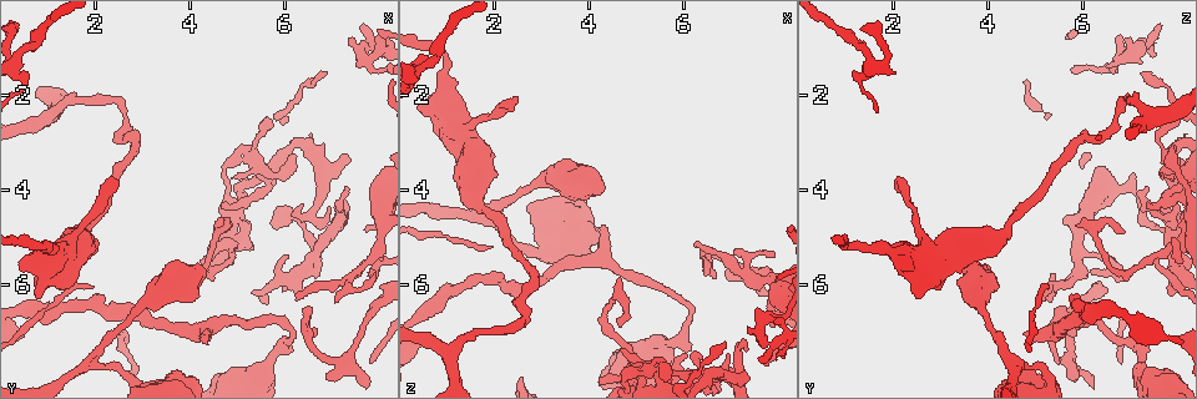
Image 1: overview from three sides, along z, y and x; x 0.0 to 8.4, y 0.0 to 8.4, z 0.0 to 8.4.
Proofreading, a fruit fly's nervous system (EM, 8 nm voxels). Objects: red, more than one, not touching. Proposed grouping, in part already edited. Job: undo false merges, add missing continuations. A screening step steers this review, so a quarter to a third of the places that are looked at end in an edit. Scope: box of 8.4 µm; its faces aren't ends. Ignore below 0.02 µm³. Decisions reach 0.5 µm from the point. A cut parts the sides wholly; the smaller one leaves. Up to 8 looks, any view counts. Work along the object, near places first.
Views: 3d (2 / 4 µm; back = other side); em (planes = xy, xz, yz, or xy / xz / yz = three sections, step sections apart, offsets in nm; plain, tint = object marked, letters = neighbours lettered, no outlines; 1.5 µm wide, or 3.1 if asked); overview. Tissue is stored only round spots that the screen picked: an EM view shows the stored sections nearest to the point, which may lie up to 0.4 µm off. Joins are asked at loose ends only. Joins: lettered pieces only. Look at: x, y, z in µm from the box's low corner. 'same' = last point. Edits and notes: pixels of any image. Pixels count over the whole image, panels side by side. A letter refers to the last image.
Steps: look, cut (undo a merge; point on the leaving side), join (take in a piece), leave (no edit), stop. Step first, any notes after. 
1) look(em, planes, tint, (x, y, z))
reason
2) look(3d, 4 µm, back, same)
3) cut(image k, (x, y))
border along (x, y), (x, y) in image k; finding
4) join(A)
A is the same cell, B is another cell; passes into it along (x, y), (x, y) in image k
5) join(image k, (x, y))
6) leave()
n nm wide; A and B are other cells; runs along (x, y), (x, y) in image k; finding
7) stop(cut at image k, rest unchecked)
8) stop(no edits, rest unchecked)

look(em, planes, tint, (1.50, 4.95, 2.60))
sudden change in width

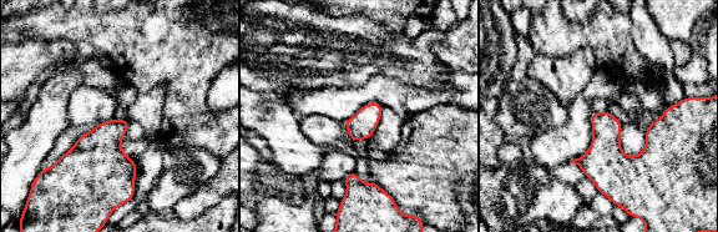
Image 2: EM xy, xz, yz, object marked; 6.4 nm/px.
look(em, planes, letters, same)

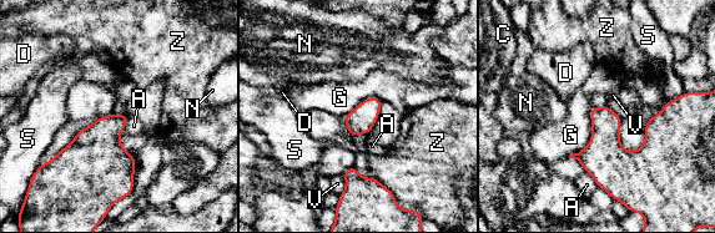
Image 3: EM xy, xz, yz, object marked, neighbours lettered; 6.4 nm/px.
leave()
G touches over 360 nm; A, C, D, G, N, S, V and Z are other cells; all the same neuron

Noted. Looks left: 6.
look(em, xz, step 4, letters, (4.70, 4.30, 7.25))
tapers out

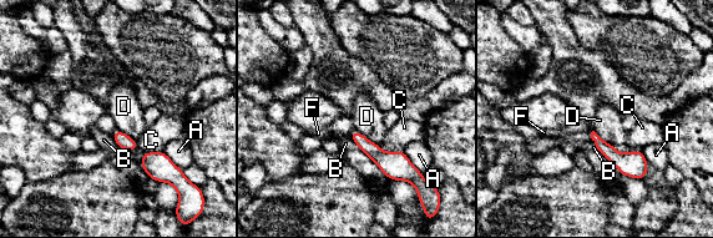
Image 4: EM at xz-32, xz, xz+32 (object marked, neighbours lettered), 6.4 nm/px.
leave()
A, B, C, D and F are other cells; border along (593, 130), (617, 151), (630, 151) in image 4; none of them fits

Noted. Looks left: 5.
look(3d, 4 µm, (2.05, 7.75, 4.75))
abrupt turn

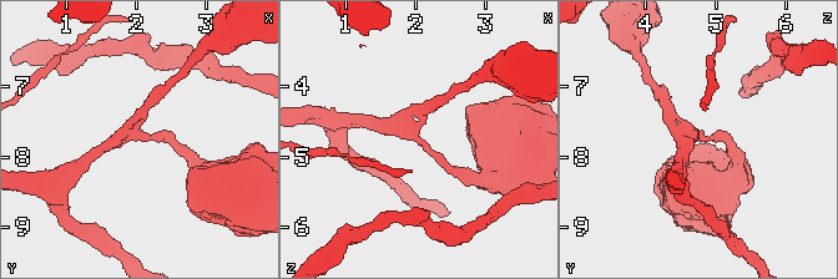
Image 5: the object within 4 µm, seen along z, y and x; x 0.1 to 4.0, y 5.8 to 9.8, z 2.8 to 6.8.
look(em, planes, letters, (2.05, 7.75, 4.80))
3 arms; arms of 160, 170, 190 nm; need the tissue

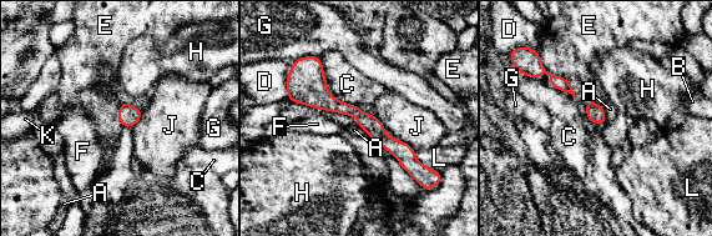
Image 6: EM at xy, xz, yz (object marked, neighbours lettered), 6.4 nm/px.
leave()
C touches over 420 nm; A, B, C, D, E, F, G, H, J, K and L are other cells; one neuron here

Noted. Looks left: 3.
look(em, planes, tint, (2.65, 2.40, 6.65))
a narrow waist

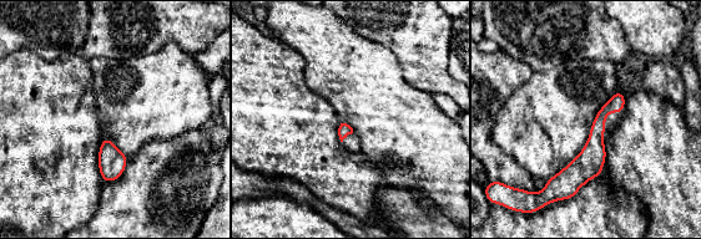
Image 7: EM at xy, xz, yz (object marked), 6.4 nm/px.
look(em, planes, letters, same)

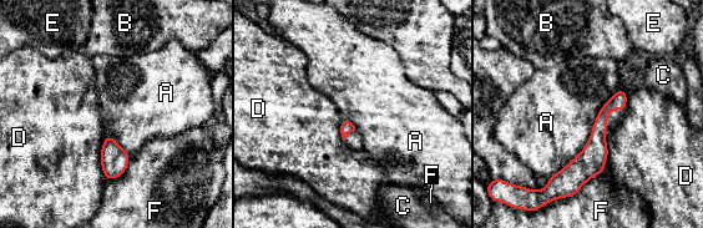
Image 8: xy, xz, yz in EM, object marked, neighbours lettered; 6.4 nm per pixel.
leave()
50 nm wide; A, B, C, D, E and F are other cells; runs along (622, 92), (603, 112), (596, 150), (556, 180) in image 8; one neuron here

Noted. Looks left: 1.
stop(no edits, rest unchecked)

